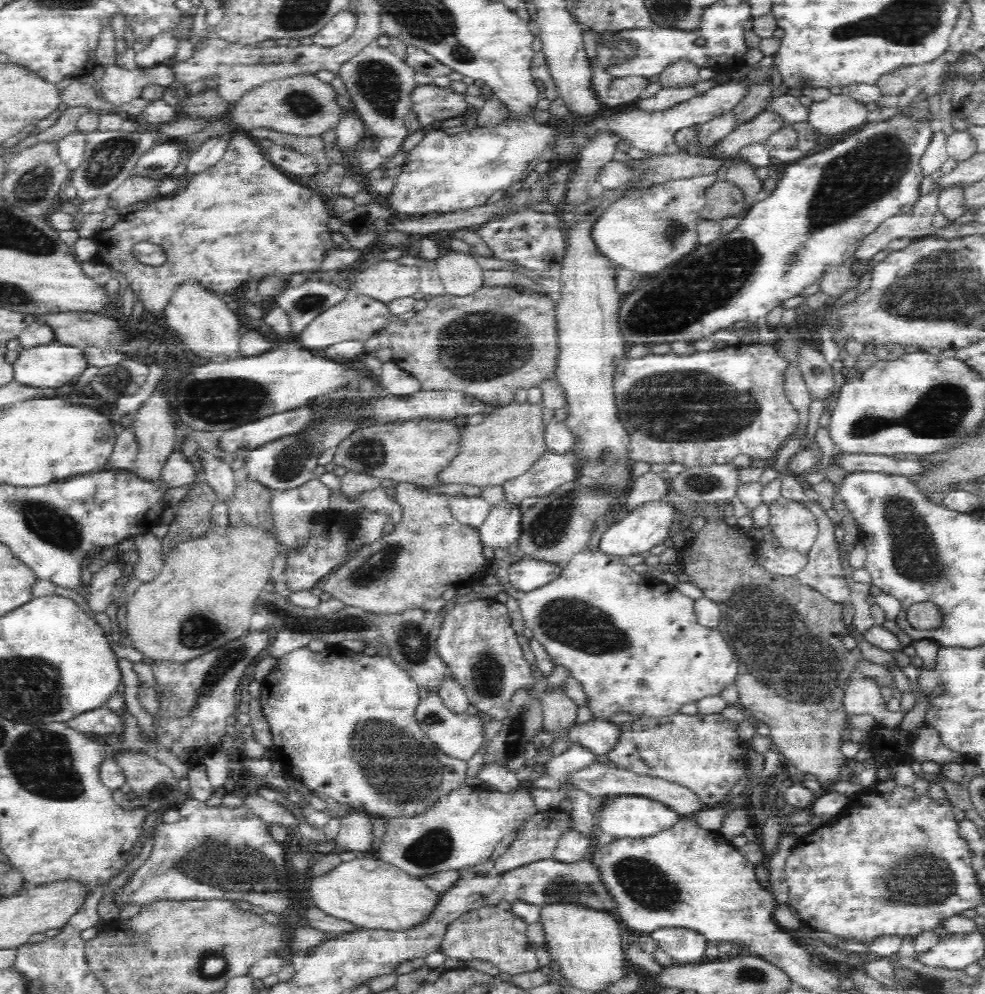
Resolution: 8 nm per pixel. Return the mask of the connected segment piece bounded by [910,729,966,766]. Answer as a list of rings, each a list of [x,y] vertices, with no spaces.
[[[920,729],[916,744],[911,750],[910,761],[913,764],[923,762],[936,762],[942,766],[949,764],[966,764],[964,754],[944,749],[935,732],[930,729]]]

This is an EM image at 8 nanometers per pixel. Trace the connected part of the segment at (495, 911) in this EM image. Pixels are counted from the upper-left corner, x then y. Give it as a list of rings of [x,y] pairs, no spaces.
[[[483,906],[471,910],[448,924],[441,951],[446,957],[462,961],[490,962],[502,973],[521,974],[539,969],[536,951],[527,938],[527,924],[511,910]]]

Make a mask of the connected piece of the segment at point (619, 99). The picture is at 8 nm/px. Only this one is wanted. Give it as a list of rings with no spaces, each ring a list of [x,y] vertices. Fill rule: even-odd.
[[[625,76],[615,78],[609,84],[608,95],[601,99],[606,108],[620,108],[633,105],[640,94],[648,88],[651,79],[648,76]]]

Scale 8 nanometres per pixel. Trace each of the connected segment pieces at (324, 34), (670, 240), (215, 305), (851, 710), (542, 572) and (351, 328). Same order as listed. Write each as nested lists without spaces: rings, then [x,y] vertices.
[[[350,9],[340,12],[327,26],[318,30],[316,35],[313,35],[312,42],[321,48],[338,48],[340,44],[344,44],[354,34],[357,26],[357,19]]]
[[[714,173],[676,178],[640,189],[626,188],[624,196],[595,218],[590,228],[596,252],[615,267],[638,272],[642,276],[656,276],[698,246],[697,226],[702,220],[706,190],[718,178],[722,176]]]
[[[188,282],[188,286],[182,286],[180,294],[172,297],[171,304],[167,306],[163,316],[168,326],[180,336],[182,348],[188,354],[206,360],[212,360],[216,356],[227,359],[237,359],[240,356],[239,344],[242,336],[240,320],[230,308],[226,308],[226,303],[221,297],[204,294],[200,286],[192,286],[192,282]]]
[[[856,672],[852,673],[845,692],[842,707],[848,718],[858,714],[868,714],[875,718],[877,723],[882,723],[886,727],[900,726],[905,713],[892,713],[886,707],[882,687],[872,678],[864,677]]]
[[[522,557],[521,560],[516,560],[509,565],[504,577],[514,590],[524,594],[544,586],[545,583],[556,578],[560,570],[561,567],[548,562]]]
[[[349,286],[346,291],[346,298],[340,304],[324,309],[324,312],[320,312],[310,324],[306,324],[306,328],[302,332],[296,335],[298,336],[298,342],[304,348],[320,350],[320,348],[328,348],[332,344],[348,340],[365,343],[374,332],[378,332],[380,328],[386,326],[388,316],[391,316],[391,314],[383,302],[356,293],[354,286]]]

